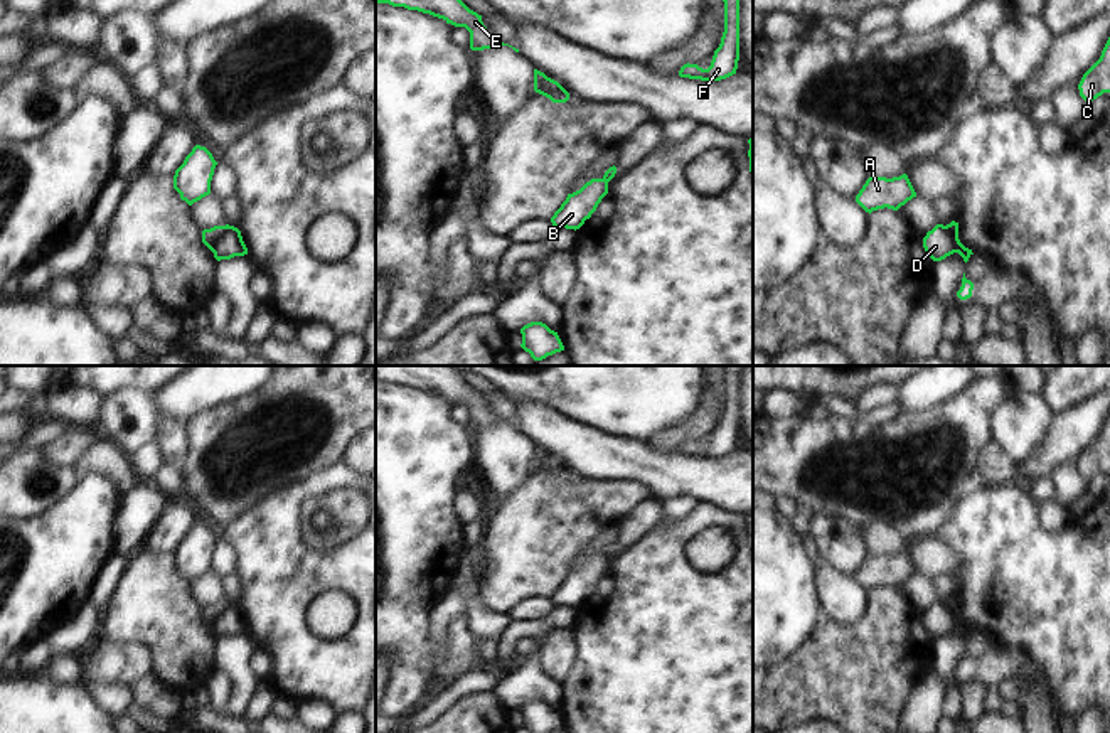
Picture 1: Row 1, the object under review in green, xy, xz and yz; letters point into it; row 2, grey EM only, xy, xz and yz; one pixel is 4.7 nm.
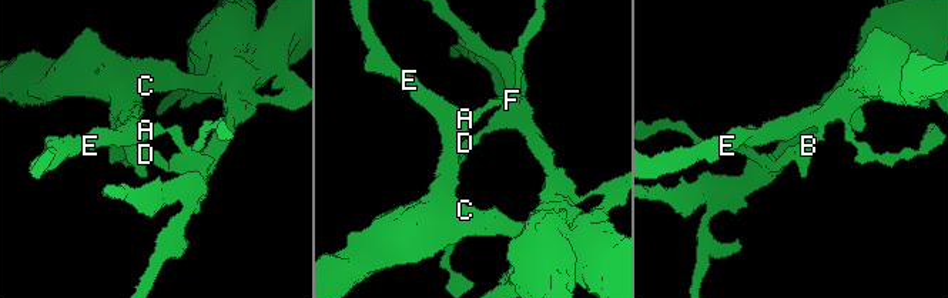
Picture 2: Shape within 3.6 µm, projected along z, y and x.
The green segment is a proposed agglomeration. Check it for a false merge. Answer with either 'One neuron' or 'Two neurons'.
Two neurons.

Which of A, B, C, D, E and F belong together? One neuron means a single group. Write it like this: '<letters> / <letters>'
A B C E F / D

